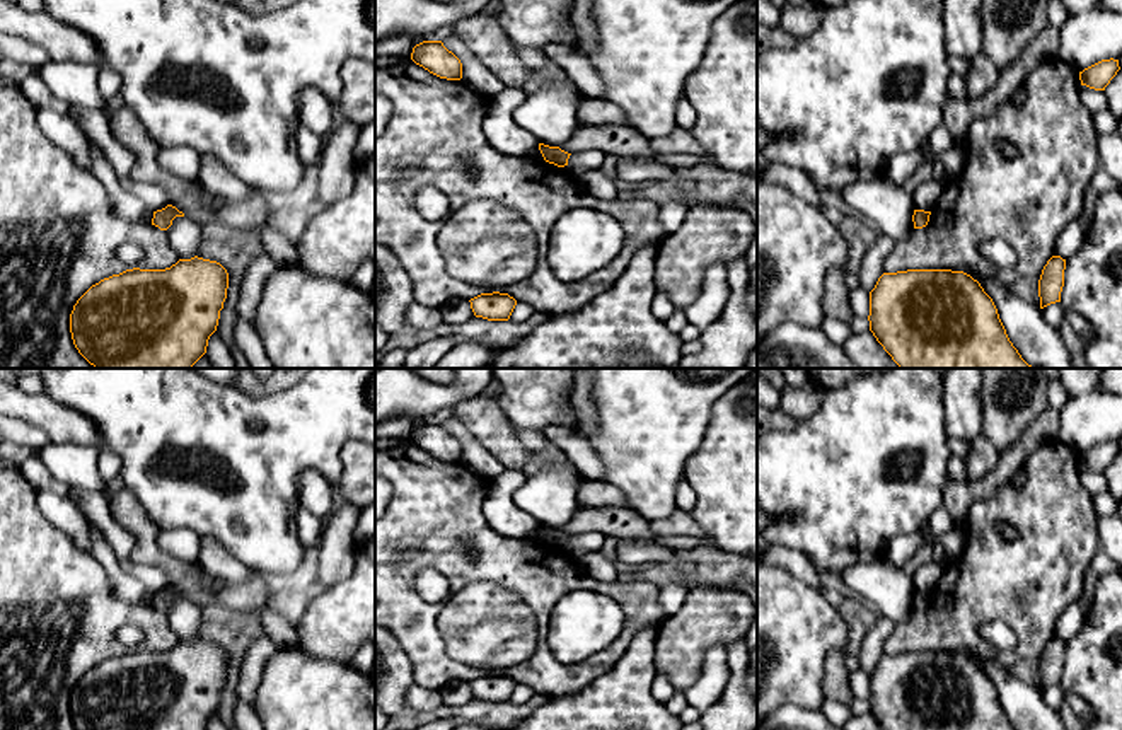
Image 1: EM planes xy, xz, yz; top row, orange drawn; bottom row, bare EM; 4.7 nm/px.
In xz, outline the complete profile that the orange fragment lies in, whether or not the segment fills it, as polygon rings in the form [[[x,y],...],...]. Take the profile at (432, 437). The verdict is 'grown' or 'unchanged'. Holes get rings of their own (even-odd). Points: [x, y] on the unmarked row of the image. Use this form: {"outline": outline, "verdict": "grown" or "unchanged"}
{"outline": [[[423,423],[413,430],[411,442],[430,455],[447,461],[462,461],[460,442],[442,423]]], "verdict": "unchanged"}

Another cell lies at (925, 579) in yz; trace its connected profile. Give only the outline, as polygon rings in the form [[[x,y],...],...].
[[[945,558],[941,563],[931,561],[921,566],[919,570],[916,570],[916,573],[911,576],[914,582],[916,592],[931,594],[951,559],[953,558]]]

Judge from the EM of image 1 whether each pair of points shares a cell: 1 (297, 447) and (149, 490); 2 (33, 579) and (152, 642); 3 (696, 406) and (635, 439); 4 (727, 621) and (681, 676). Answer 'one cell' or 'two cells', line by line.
1: one cell
2: one cell
3: one cell
4: one cell

